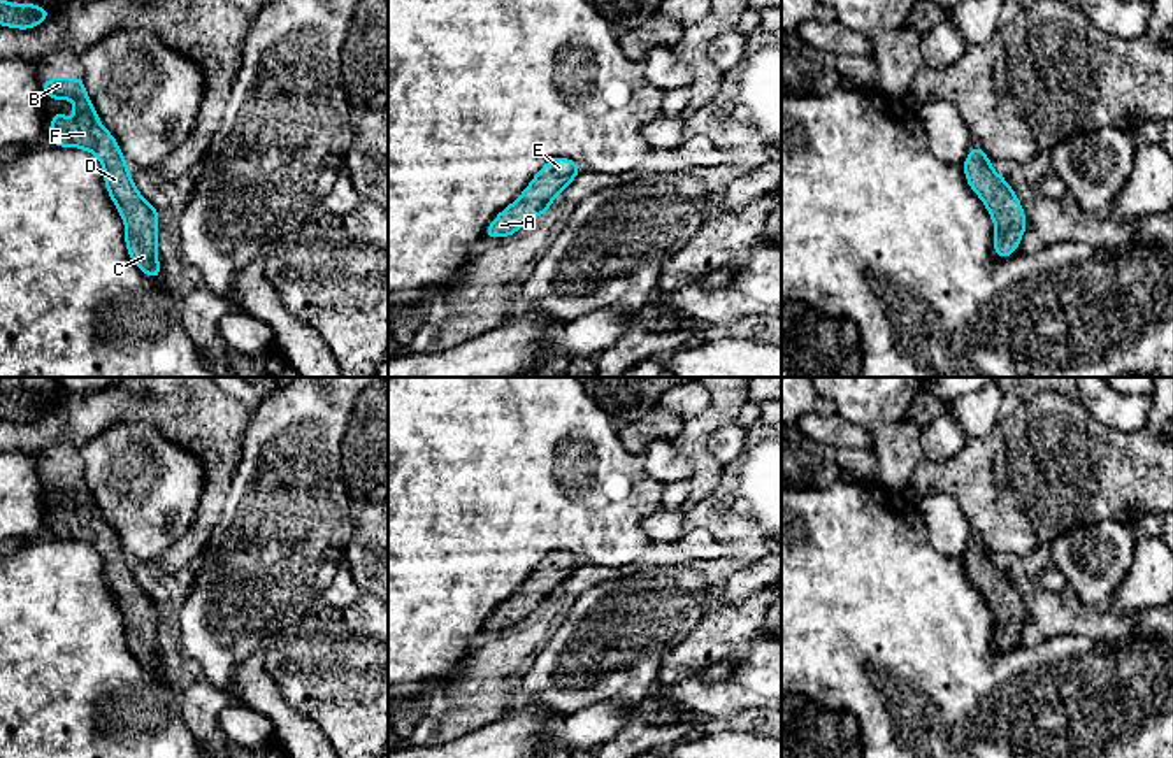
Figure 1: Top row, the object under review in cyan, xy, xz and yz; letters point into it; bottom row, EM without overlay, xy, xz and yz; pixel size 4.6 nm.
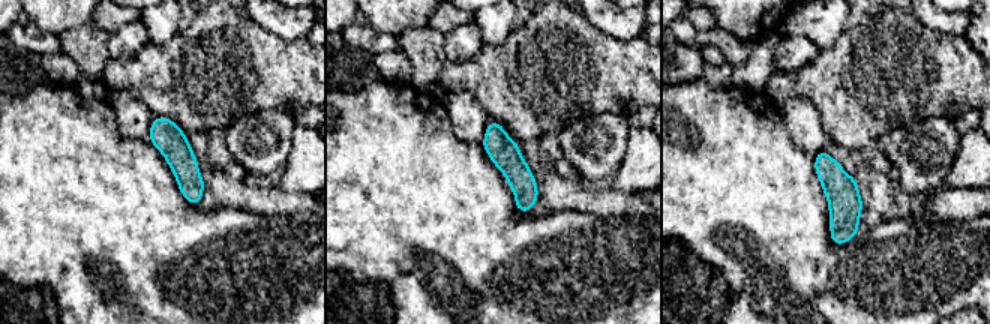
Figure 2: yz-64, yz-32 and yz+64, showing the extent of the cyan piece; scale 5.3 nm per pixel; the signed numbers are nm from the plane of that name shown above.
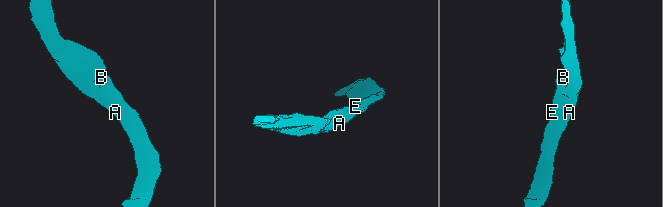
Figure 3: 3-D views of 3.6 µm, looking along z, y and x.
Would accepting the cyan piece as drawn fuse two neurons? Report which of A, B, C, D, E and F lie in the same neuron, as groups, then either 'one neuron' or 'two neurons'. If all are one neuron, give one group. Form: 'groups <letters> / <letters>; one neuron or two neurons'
groups A B C D E F; one neuron

